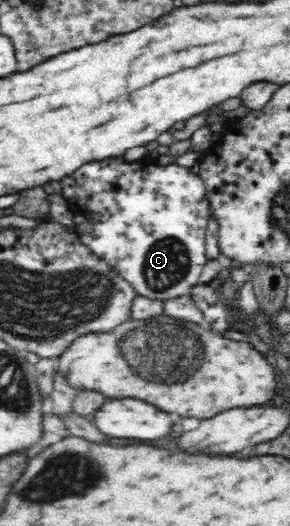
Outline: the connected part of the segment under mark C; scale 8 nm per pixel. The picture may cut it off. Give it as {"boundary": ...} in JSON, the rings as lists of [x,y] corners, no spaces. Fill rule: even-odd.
{"boundary":[[[119,156],[119,158],[109,158],[109,160],[103,160],[103,162],[91,162],[87,166],[81,166],[75,174],[71,174],[69,178],[63,178],[61,185],[61,194],[65,198],[69,210],[76,215],[74,223],[76,226],[75,233],[78,235],[80,241],[85,246],[88,246],[99,258],[105,259],[110,263],[110,266],[121,277],[134,286],[139,295],[166,301],[167,299],[190,294],[193,286],[197,285],[203,266],[205,268],[208,261],[205,256],[205,230],[207,230],[207,221],[209,220],[209,216],[211,216],[211,211],[210,202],[206,194],[206,186],[199,175],[194,174],[185,166],[171,164],[165,160],[161,163],[147,165],[141,163],[141,160],[125,162]]]}

